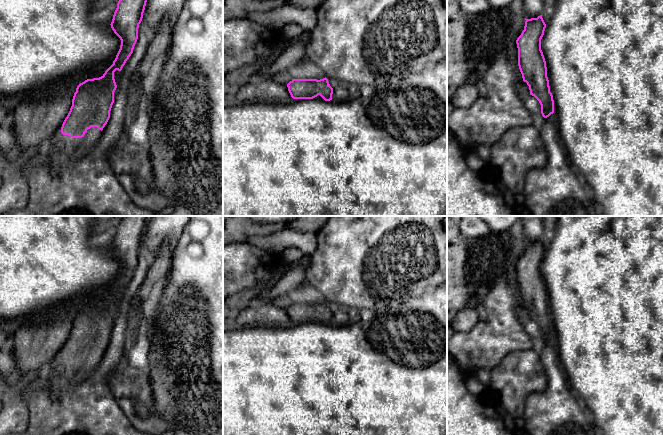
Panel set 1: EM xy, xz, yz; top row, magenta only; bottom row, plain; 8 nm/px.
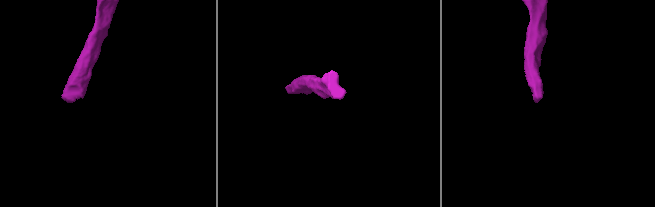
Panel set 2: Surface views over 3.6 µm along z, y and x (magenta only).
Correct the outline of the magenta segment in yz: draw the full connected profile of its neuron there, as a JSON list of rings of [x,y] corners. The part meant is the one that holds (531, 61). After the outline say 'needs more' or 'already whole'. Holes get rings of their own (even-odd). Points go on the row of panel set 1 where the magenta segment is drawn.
[[[542,15],[525,20],[524,30],[516,40],[518,66],[523,81],[529,86],[530,95],[539,101],[541,114],[547,118],[554,113],[554,100],[550,92],[546,61],[541,50],[541,39],[546,24]]]; already whole

